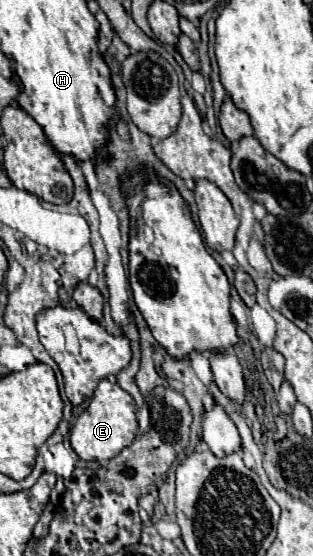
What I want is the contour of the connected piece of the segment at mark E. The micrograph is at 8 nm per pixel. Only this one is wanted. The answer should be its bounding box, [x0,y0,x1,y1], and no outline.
[70,380,138,460]

